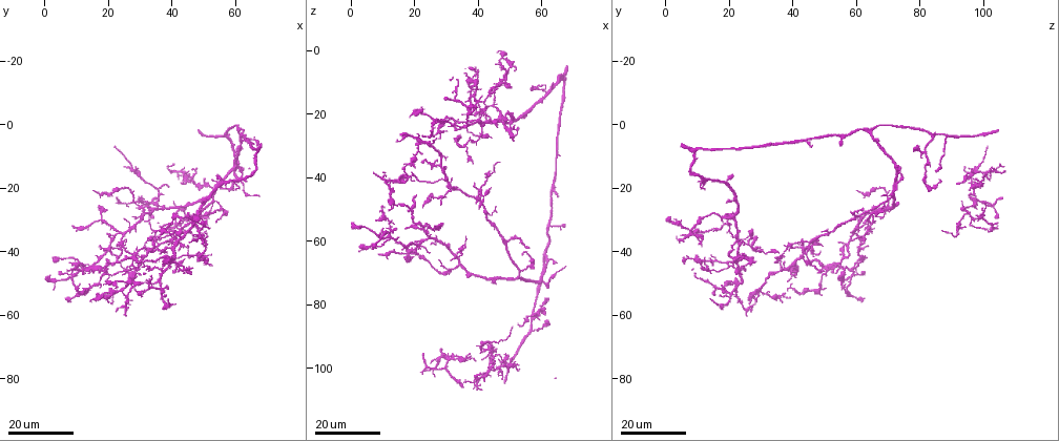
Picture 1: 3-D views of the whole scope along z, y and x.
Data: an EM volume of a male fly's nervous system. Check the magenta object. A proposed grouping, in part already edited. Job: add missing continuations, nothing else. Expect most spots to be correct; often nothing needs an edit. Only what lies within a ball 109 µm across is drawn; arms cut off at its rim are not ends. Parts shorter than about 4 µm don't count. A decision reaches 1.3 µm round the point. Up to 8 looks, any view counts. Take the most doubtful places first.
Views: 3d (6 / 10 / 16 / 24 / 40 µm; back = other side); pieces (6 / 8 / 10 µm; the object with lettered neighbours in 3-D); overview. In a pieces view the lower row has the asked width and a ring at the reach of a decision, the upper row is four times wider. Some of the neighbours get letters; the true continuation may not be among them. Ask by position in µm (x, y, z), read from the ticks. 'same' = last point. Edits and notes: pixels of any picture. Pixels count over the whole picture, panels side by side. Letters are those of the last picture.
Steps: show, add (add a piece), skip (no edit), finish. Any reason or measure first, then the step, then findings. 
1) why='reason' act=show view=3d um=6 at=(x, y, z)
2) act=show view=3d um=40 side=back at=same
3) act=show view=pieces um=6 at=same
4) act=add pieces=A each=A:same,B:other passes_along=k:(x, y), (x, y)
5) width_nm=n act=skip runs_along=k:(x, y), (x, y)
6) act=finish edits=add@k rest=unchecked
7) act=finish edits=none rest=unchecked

why='free end' act=show view=3d um=16 at=(23.0, 23.5, 95.0)

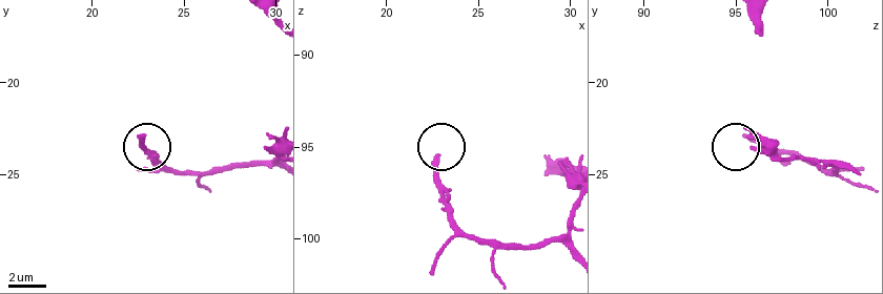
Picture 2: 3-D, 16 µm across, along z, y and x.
why='what lies round it' act=show view=pieces um=6 at=(22.9, 22.8, 95.5)

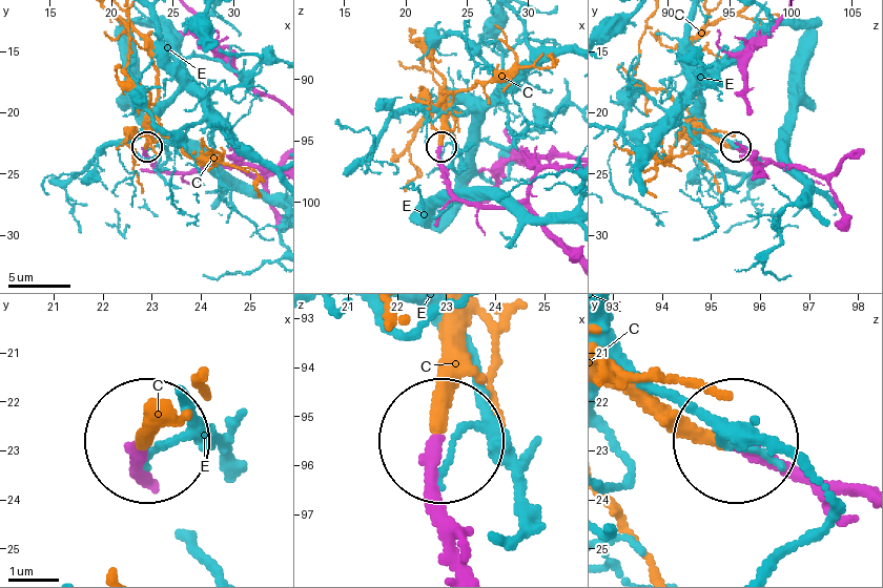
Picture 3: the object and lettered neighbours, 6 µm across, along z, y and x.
width_nm=250 act=add pieces=C each=C:same,E:other passes_along=3:(467, 567), (442, 497), (446, 333) found='it goes on there'

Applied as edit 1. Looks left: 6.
act=show view=overview

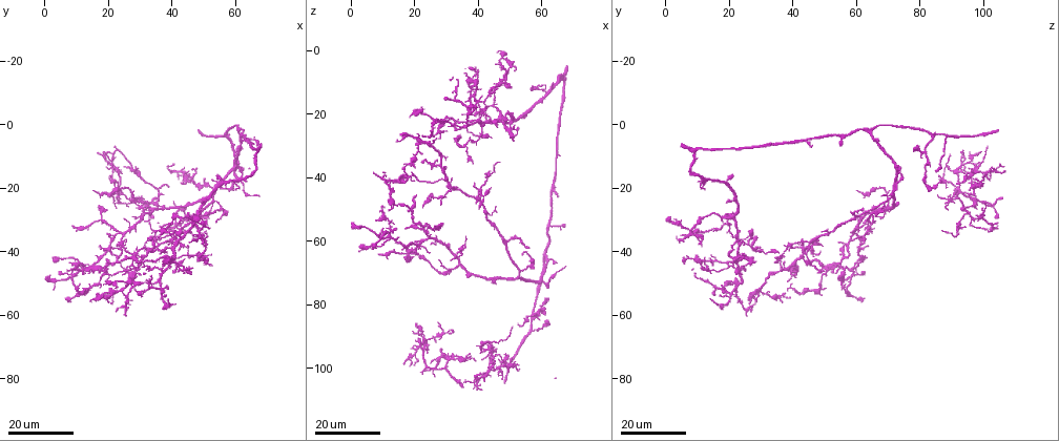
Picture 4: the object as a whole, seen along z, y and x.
why='tapers out' act=show view=3d um=16 at=(12.0, 51.0, 51.0)

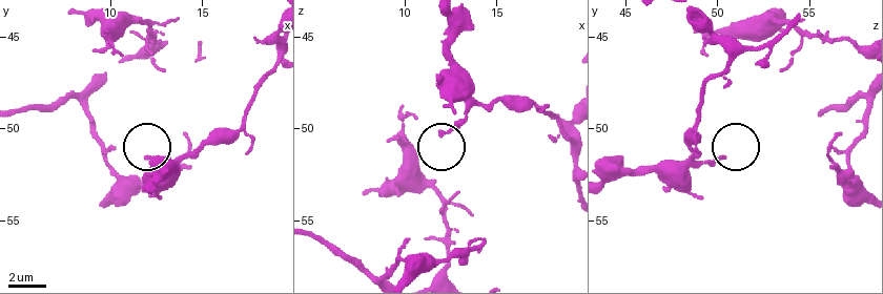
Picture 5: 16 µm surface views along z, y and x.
act=show view=pieces um=6 at=(12.1, 51.5, 50.4)

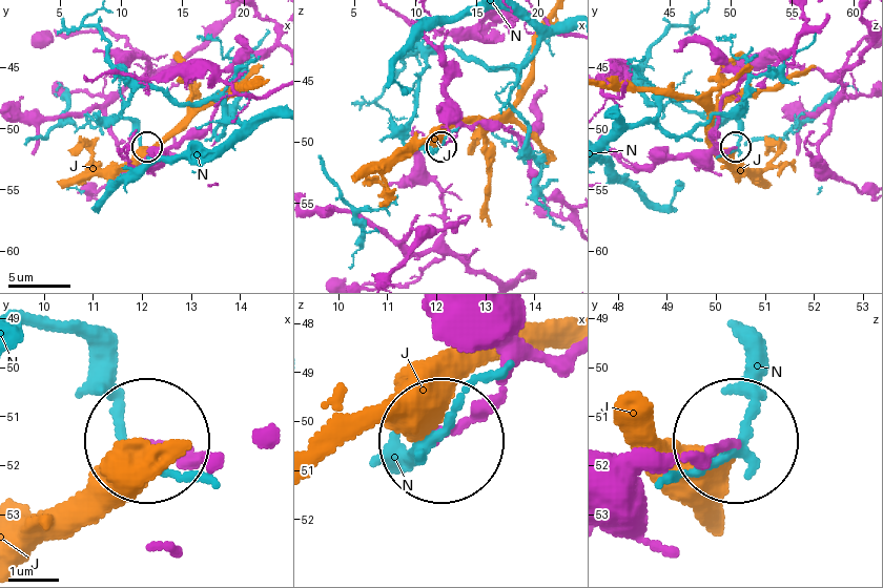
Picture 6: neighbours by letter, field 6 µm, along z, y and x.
act=skip each=J:other,N:other runs_along=6:(668, 453), (726, 444) found='none of them fits'

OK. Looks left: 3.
why='free end' act=show view=3d um=16 at=(21.0, 43.0, 45.5)

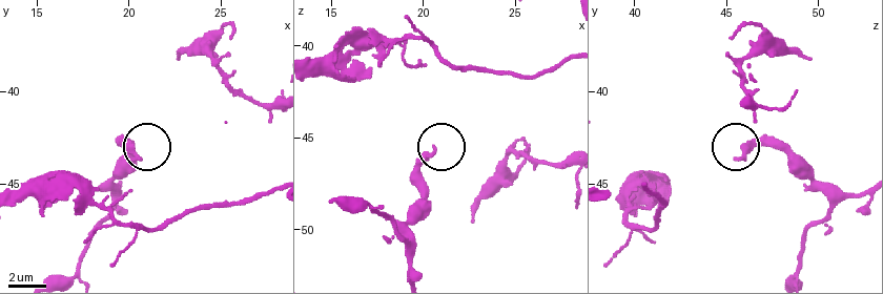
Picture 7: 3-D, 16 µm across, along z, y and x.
act=show view=3d um=10 at=(20.7, 43.6, 45.7)

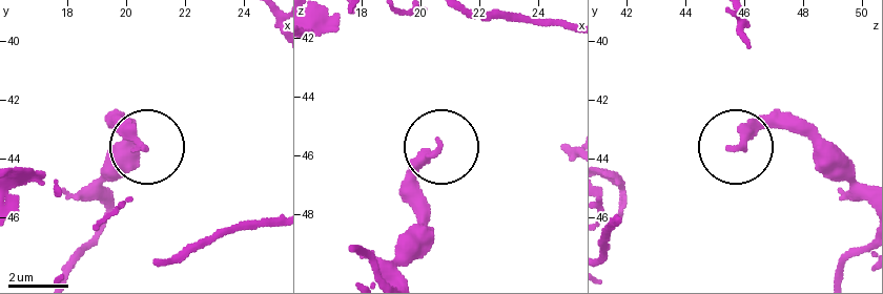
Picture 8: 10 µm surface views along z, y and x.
act=show view=pieces um=10 at=(20.7, 43.6, 45.6)

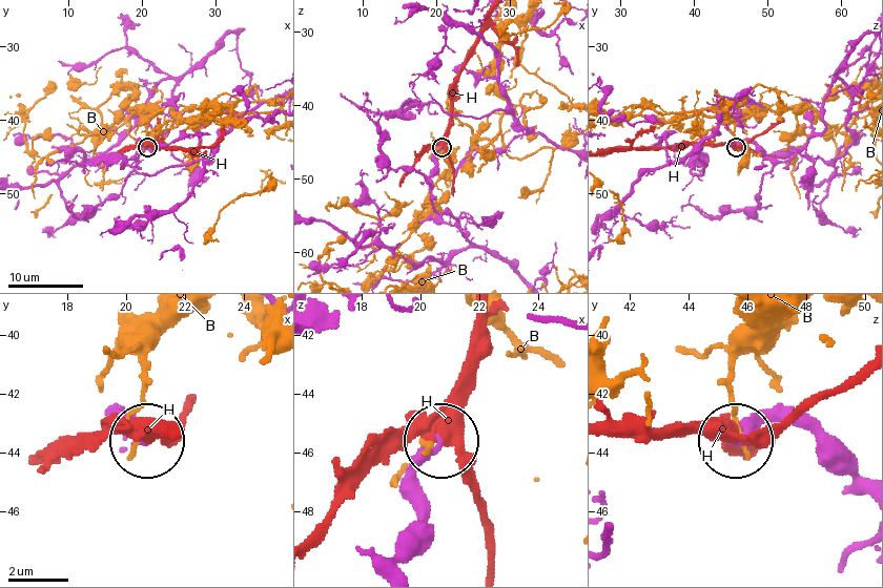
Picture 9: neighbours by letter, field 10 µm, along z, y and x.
act=skip each=B:other,H:other runs_along=9:(401, 564), (401, 541), (415, 511), (415, 474), (436, 446) found='none of them fits'

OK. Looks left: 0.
act=finish edits=add@3 rest=unchecked

